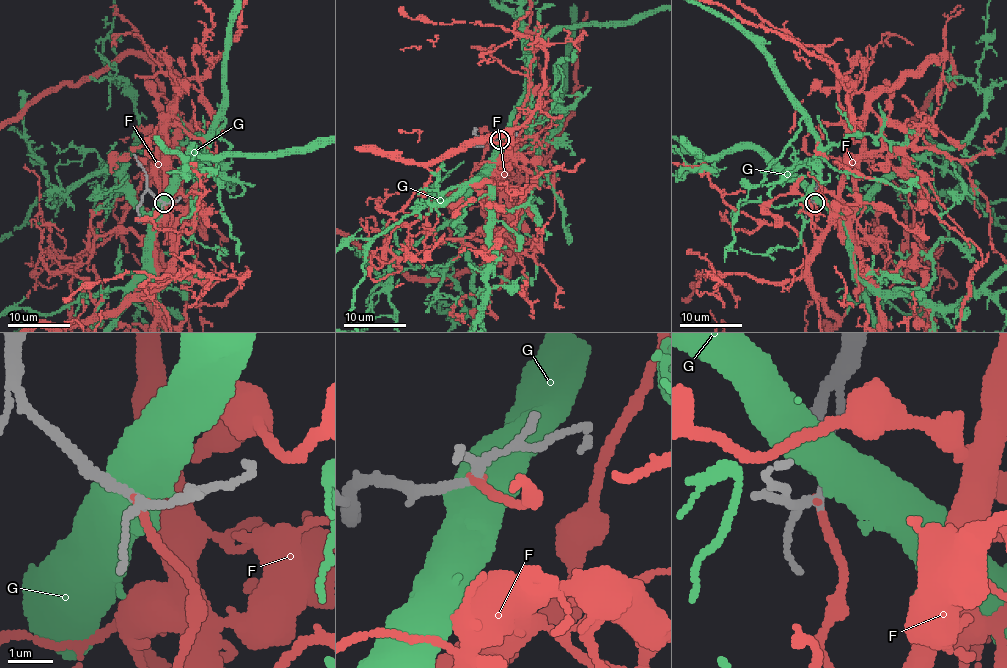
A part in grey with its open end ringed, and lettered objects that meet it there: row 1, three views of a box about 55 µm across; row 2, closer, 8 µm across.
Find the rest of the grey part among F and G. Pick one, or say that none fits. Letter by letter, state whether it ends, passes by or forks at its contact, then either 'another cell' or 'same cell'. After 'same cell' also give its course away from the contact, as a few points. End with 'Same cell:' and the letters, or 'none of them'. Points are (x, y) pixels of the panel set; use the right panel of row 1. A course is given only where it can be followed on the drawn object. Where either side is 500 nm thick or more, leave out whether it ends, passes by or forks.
F: it ends | same cell
G: another cell
Same cell: F

